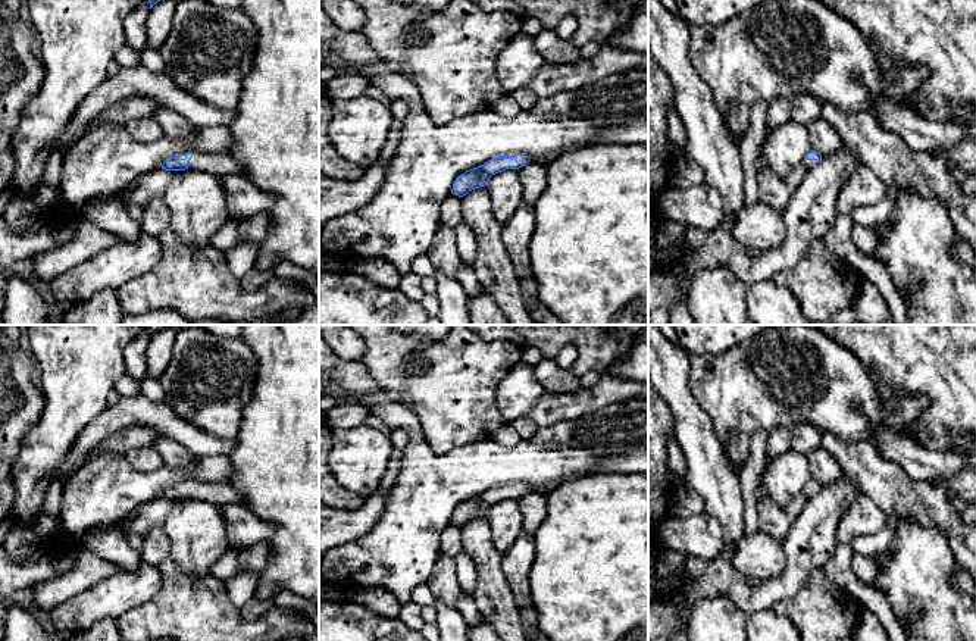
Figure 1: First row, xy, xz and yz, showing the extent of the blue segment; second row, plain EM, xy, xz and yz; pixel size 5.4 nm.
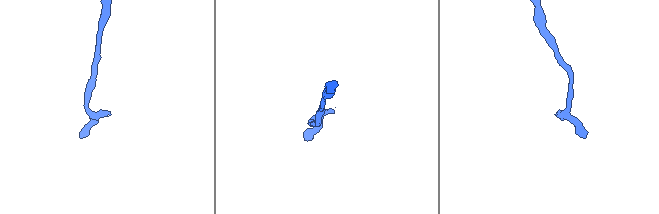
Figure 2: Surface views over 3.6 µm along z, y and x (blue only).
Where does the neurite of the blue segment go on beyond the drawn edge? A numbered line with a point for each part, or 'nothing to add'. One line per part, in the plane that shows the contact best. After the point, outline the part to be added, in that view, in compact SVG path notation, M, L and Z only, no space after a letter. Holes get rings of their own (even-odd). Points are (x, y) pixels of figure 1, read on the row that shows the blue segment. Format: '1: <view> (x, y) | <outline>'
1: xy (218, 165) | M193 153L188 169L203 171L213 176L240 175L243 168L231 154L200 154Z

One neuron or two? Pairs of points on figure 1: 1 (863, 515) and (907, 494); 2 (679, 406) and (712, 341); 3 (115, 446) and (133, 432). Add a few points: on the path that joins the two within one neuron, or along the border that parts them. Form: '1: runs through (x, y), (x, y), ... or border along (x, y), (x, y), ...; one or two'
1: border along (863, 493), (876, 503), (888, 519); two
2: border along (679, 346), (688, 355); two
3: runs through (119, 443), (128, 437); one

